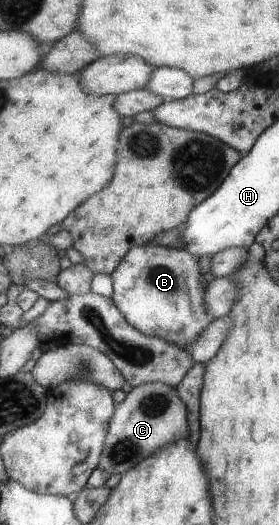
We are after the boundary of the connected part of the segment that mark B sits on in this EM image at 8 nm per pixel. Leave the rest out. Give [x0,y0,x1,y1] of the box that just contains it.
[111,242,215,348]

